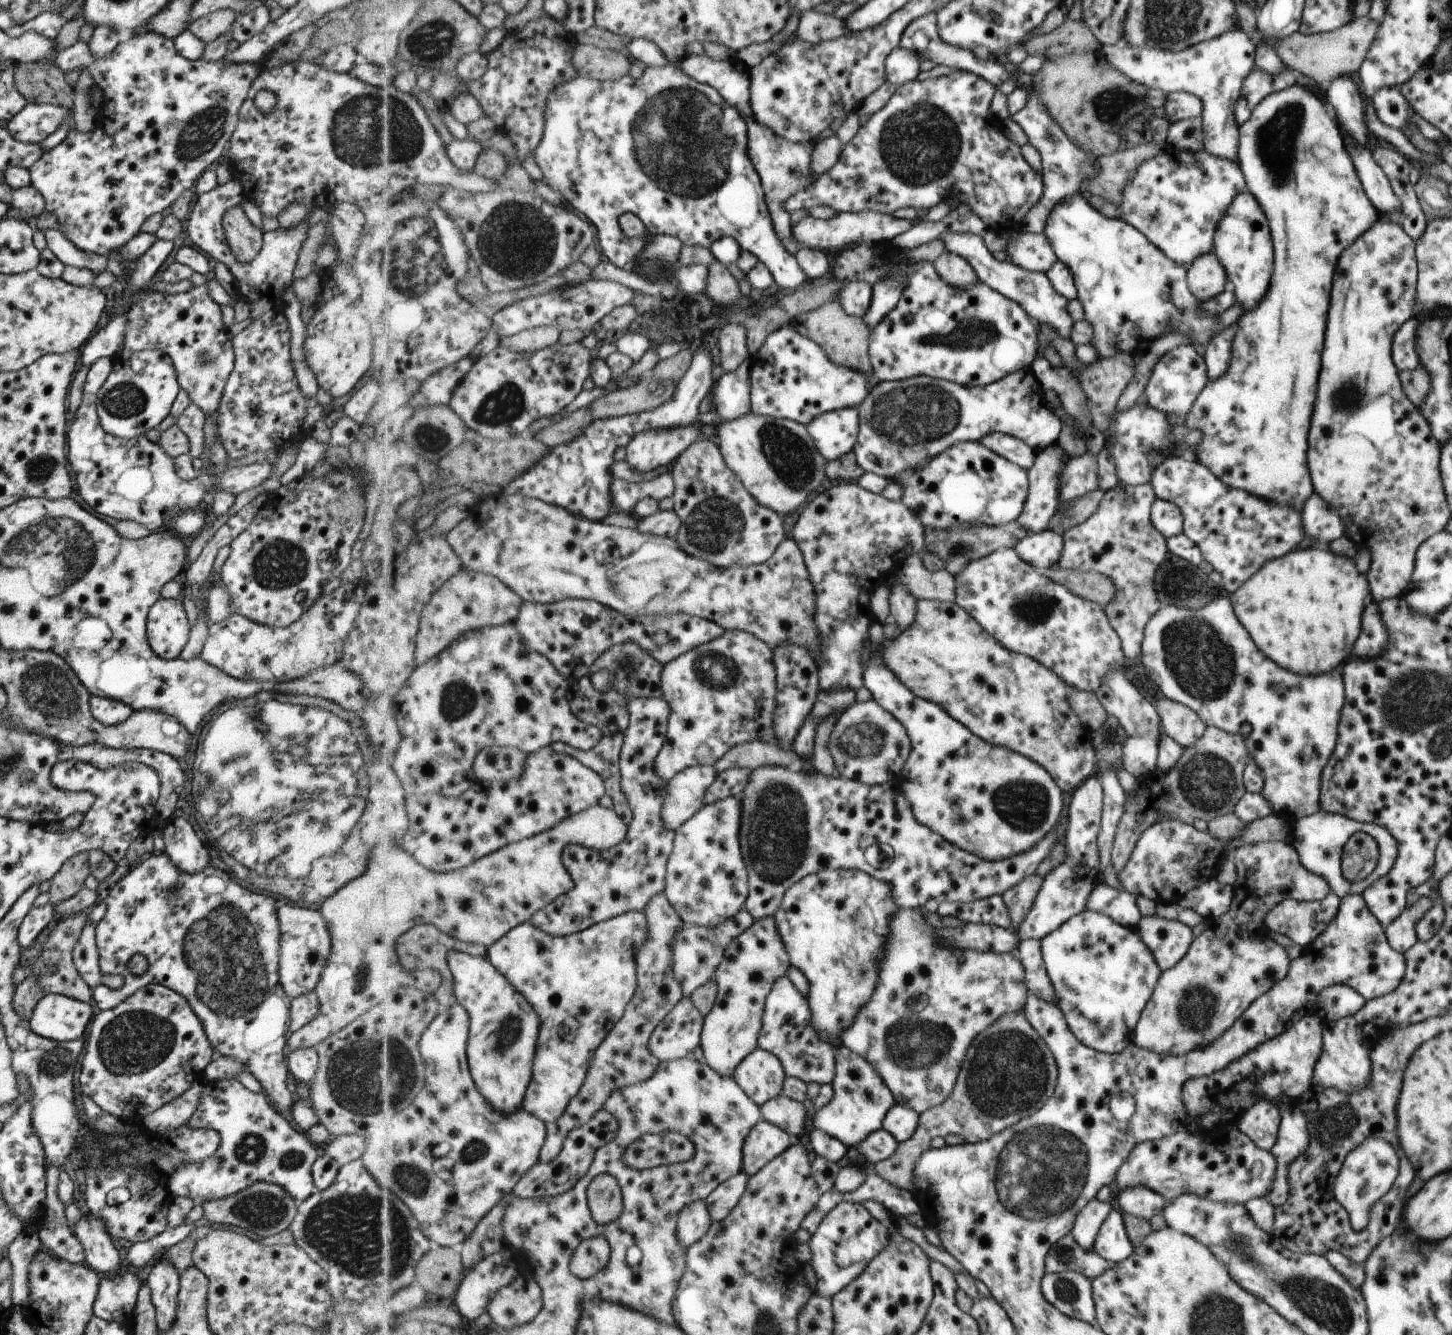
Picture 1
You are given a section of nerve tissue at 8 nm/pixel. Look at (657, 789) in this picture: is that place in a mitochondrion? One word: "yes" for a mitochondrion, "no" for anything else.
no

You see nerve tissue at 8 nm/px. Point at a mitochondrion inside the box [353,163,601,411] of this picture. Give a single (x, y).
(517, 241)

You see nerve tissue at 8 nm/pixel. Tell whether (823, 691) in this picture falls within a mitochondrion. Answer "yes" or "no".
no

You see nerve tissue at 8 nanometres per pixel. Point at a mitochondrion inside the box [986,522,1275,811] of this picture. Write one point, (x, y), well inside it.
(1201, 663)

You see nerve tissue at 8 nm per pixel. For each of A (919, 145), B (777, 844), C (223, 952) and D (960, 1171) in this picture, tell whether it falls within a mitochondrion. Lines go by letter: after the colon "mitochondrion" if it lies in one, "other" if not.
A: mitochondrion
B: mitochondrion
C: mitochondrion
D: other

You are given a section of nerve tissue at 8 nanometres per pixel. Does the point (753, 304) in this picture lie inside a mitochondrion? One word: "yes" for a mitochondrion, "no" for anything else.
no

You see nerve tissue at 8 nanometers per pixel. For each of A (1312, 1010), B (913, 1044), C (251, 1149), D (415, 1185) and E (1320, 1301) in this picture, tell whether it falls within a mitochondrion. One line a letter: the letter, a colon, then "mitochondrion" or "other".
A: other
B: mitochondrion
C: mitochondrion
D: mitochondrion
E: mitochondrion

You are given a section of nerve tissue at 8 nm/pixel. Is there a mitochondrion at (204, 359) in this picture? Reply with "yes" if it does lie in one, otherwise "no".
yes

